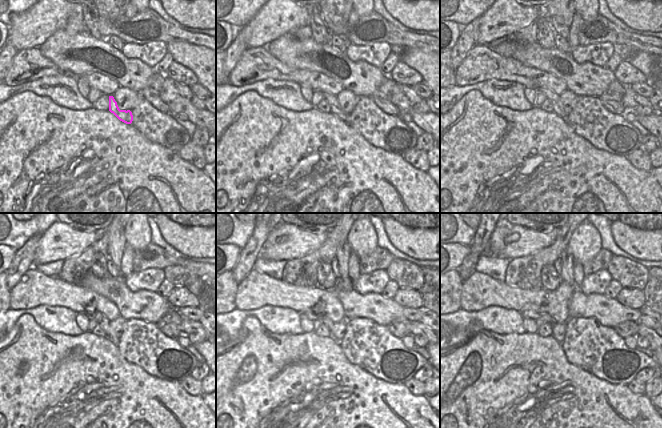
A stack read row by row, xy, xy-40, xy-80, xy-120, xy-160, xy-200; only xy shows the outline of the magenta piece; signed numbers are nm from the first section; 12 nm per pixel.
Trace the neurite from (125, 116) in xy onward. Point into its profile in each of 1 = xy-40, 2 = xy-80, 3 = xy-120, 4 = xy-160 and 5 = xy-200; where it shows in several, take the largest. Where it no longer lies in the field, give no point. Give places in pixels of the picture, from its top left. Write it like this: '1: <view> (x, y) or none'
1: xy-40 (336, 109)
2: xy-80 (558, 108)
3: xy-120 (103, 321)
4: xy-160 (308, 313)
5: xy-200 (532, 311)

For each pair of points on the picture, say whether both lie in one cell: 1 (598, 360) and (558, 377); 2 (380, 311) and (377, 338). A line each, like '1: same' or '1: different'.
1: different
2: different

